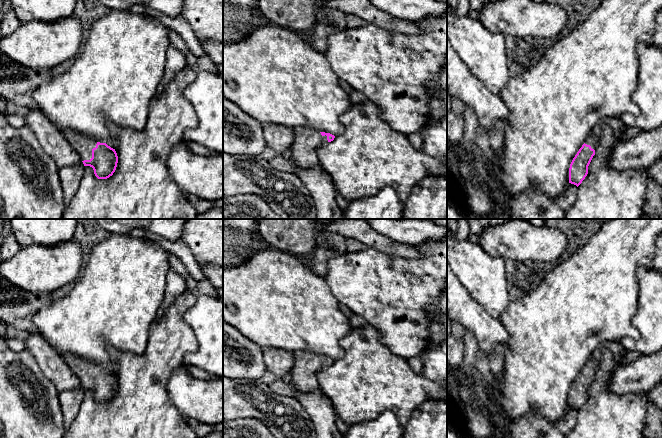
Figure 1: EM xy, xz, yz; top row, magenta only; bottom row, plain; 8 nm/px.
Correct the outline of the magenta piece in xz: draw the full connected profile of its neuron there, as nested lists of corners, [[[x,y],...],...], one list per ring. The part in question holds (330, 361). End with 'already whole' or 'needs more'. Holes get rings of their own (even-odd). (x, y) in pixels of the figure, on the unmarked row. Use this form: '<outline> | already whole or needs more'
[[[297,351],[294,353],[294,366],[289,373],[291,382],[302,392],[316,390],[319,388],[317,373],[333,365],[334,362],[335,360],[330,357]]] | needs more

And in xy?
[[[71,354],[65,355],[63,359],[80,379],[84,390],[93,392],[98,403],[107,403],[113,399],[118,387],[115,373],[106,367]]] | needs more

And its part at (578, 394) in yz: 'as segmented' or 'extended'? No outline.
extended

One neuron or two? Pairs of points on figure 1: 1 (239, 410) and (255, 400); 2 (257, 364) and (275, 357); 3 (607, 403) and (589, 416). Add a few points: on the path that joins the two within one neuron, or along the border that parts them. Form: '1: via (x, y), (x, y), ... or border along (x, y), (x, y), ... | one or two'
1: via (243, 406), (251, 400) | one
2: border along (262, 349), (264, 364), (267, 370) | two
3: via (603, 407), (593, 416) | one

